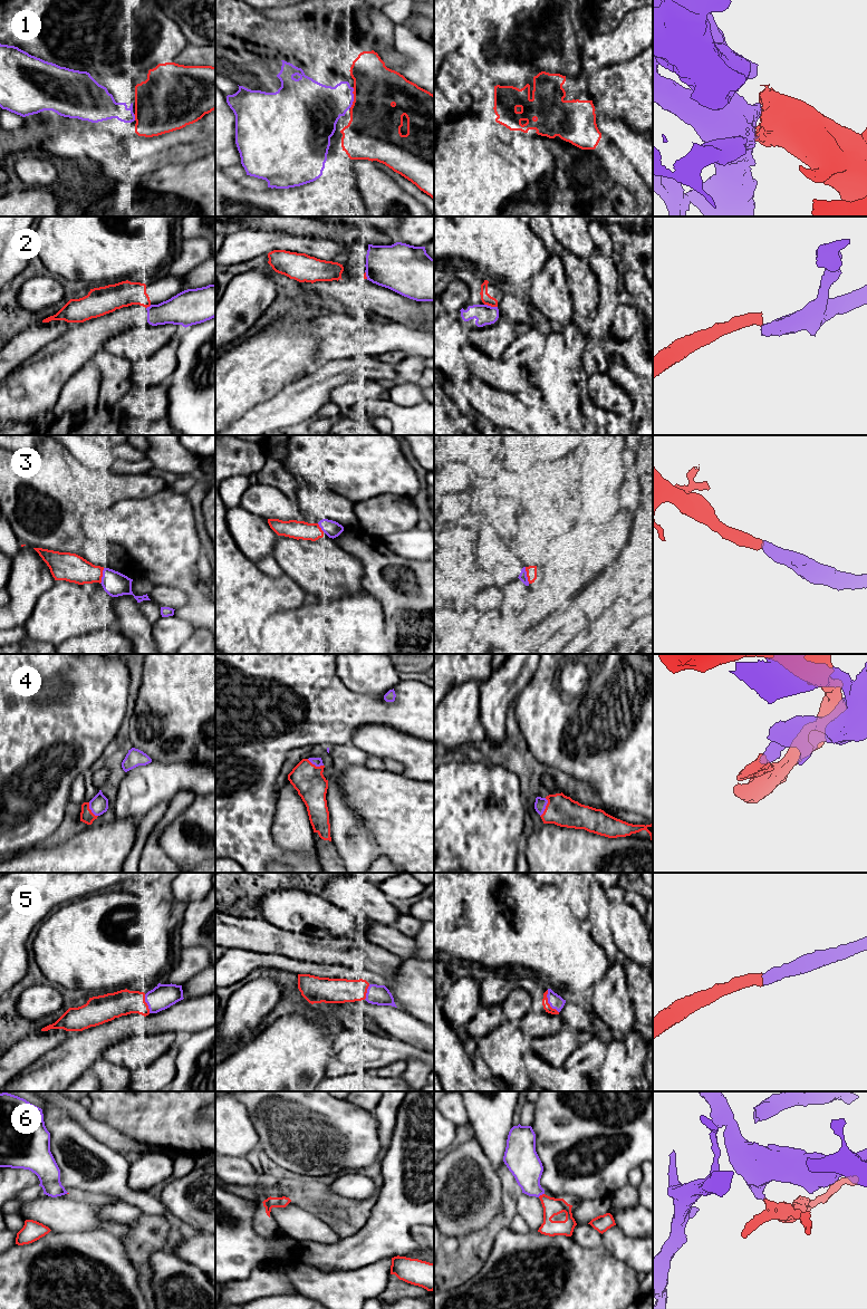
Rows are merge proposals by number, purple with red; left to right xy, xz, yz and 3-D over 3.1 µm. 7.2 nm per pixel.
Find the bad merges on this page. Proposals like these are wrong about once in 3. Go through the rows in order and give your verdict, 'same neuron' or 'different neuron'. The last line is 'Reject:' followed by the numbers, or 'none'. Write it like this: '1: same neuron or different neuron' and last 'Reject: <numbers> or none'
1: same neuron
2: different neuron
3: same neuron
4: same neuron
5: same neuron
6: same neuron
Reject: 2

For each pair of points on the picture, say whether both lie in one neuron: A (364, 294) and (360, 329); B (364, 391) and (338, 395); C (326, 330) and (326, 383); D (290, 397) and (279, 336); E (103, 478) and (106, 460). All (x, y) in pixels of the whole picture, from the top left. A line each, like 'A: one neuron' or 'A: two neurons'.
A: two neurons
B: one neuron
C: two neurons
D: two neurons
E: two neurons

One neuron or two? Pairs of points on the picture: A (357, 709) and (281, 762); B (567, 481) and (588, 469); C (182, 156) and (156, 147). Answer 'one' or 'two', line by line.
A: one
B: two
C: two

